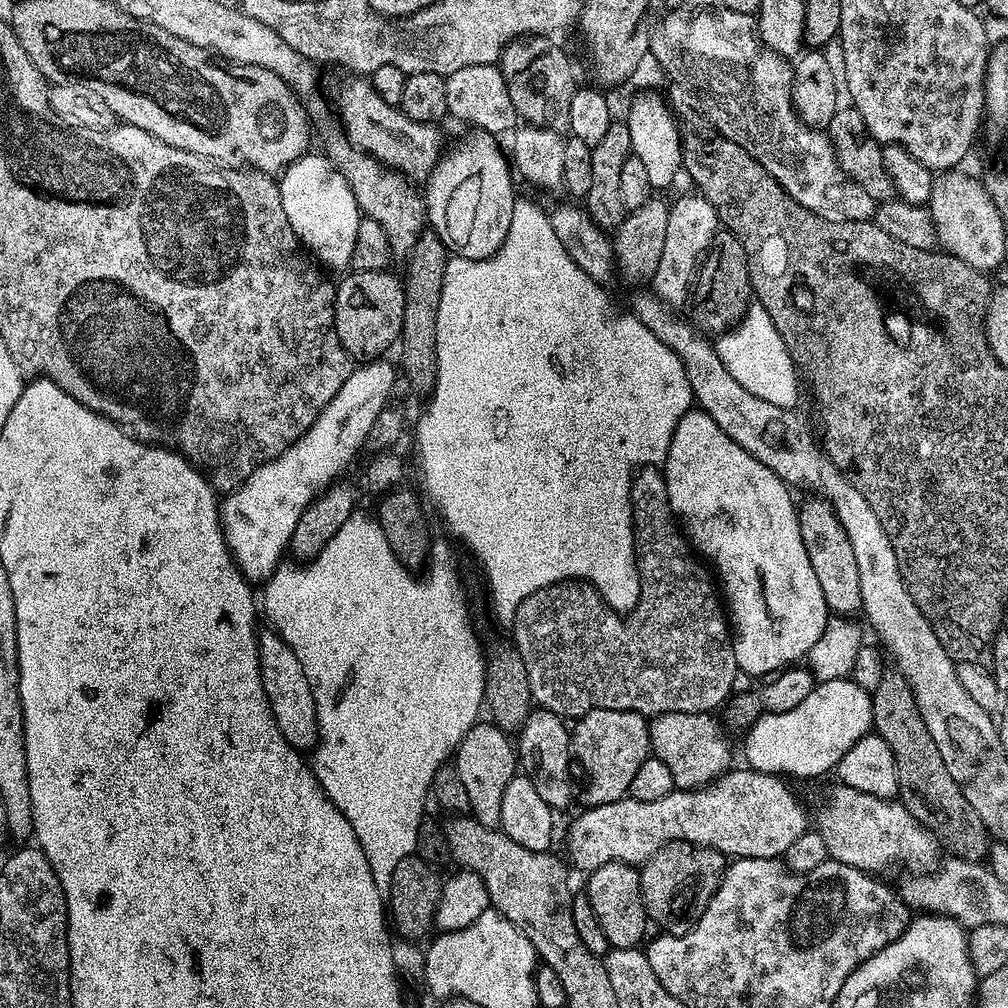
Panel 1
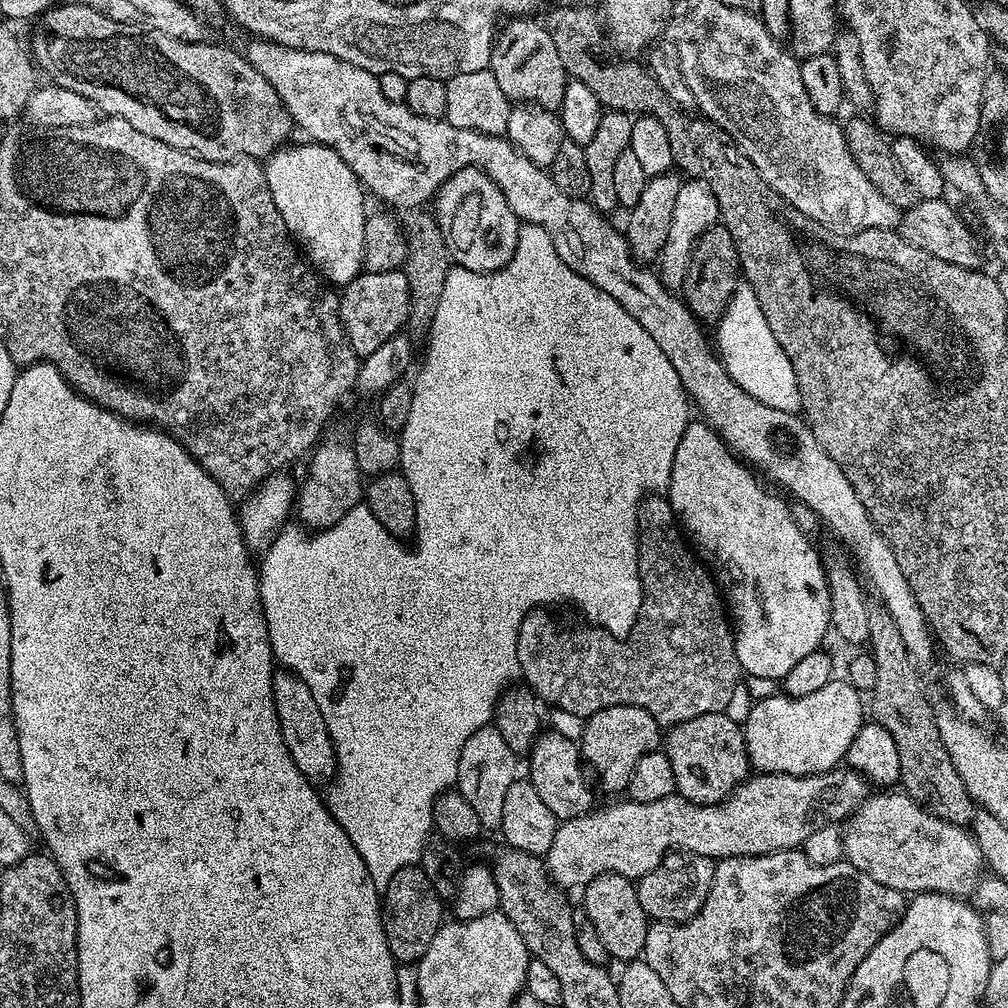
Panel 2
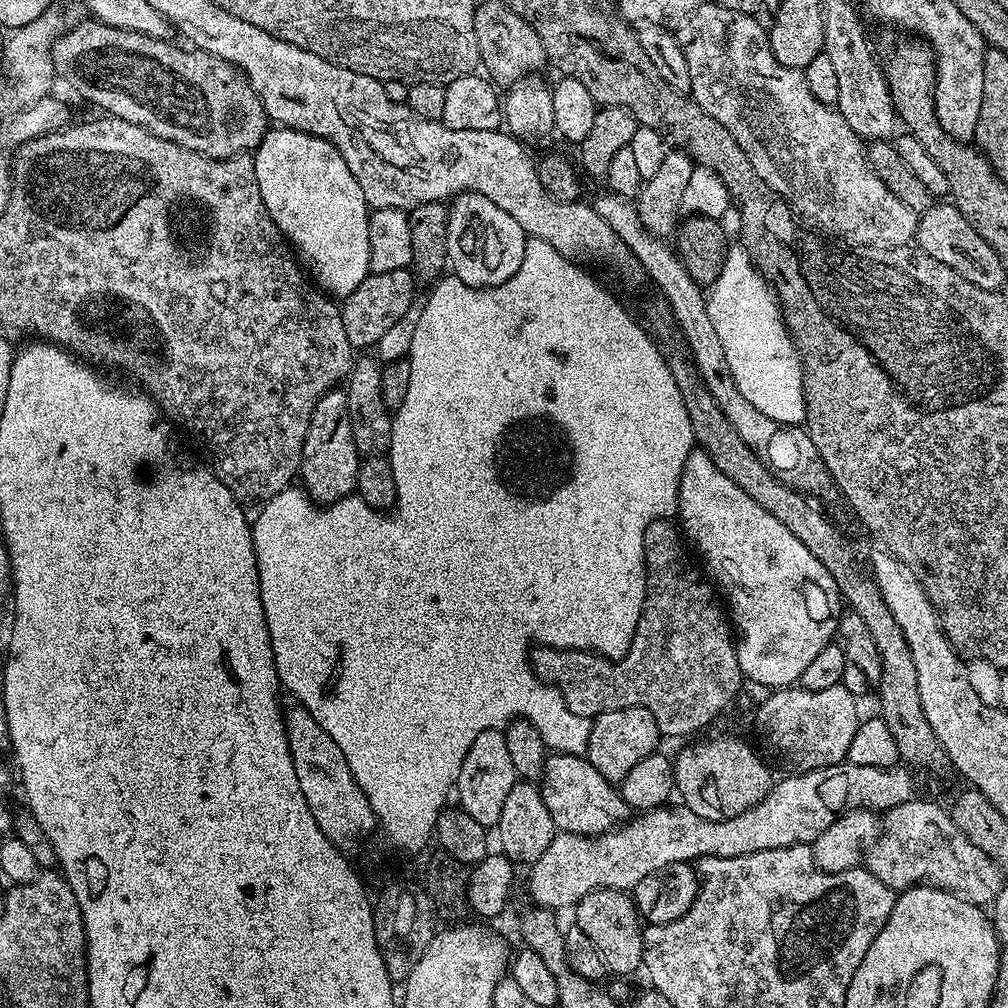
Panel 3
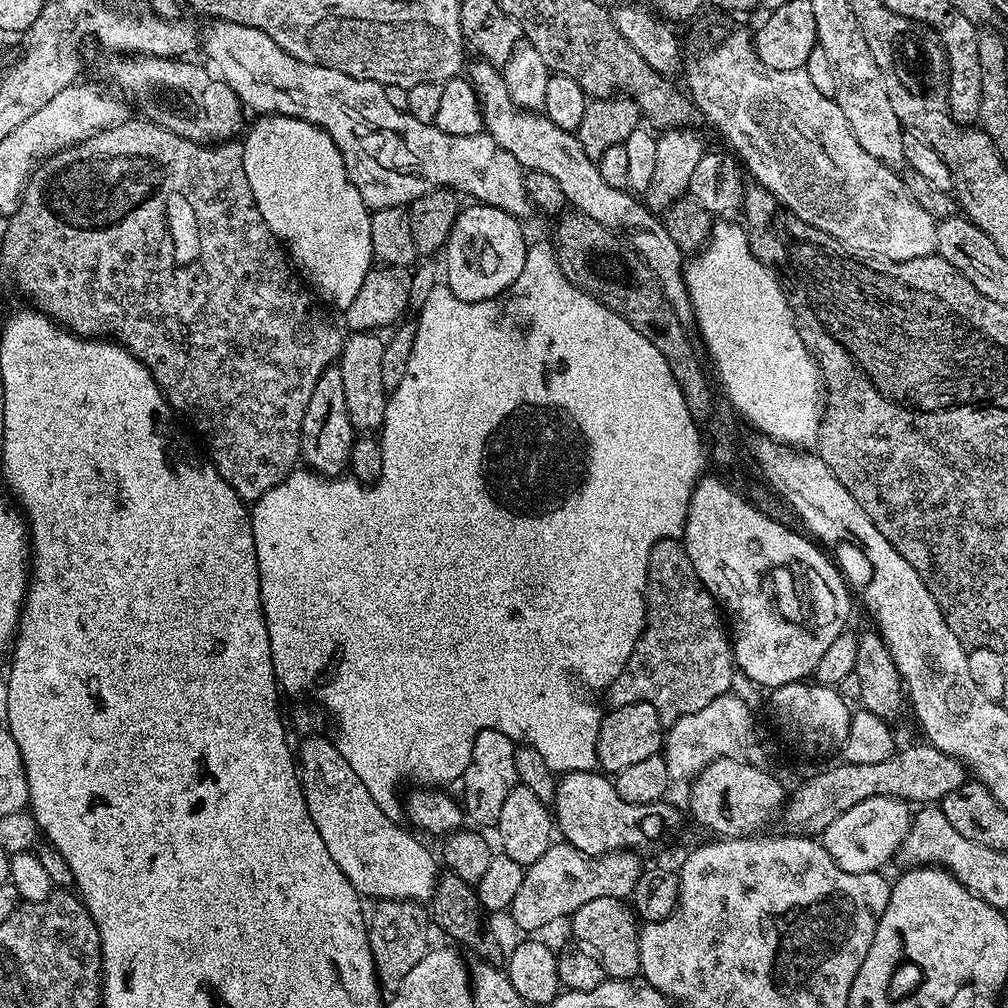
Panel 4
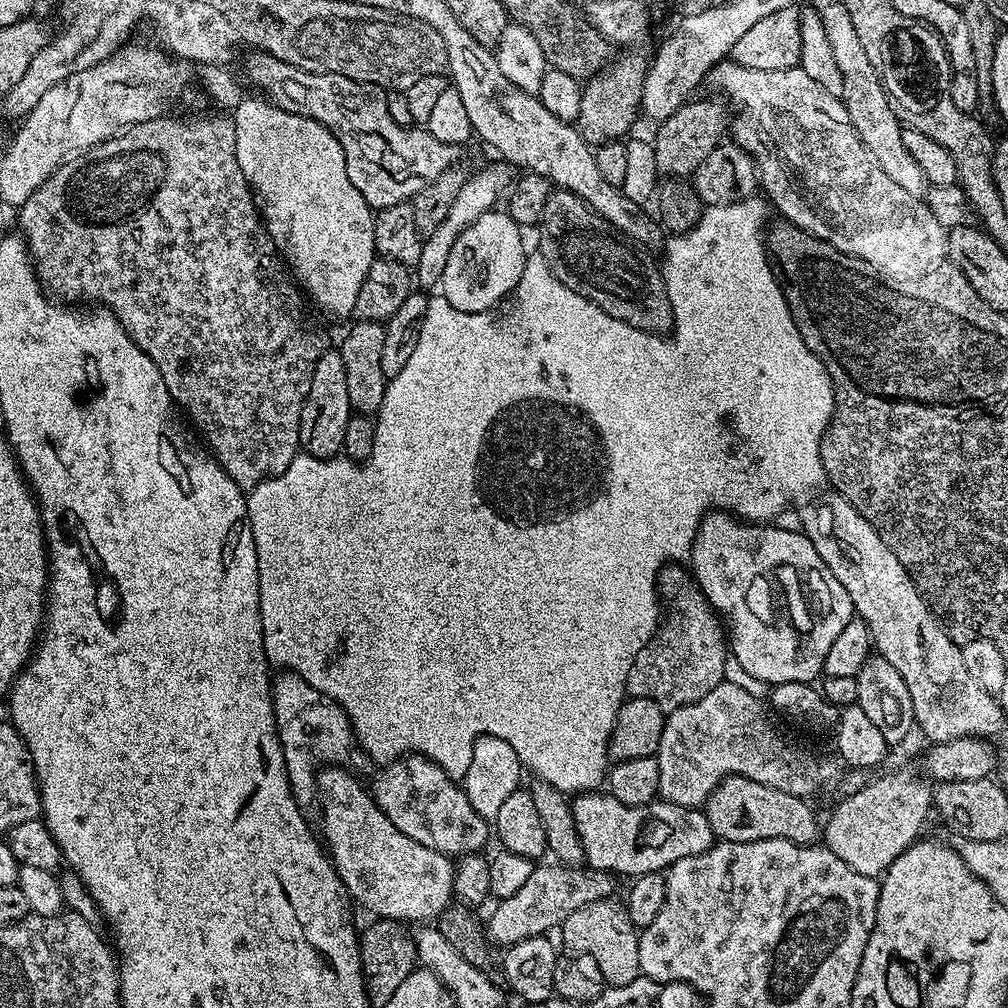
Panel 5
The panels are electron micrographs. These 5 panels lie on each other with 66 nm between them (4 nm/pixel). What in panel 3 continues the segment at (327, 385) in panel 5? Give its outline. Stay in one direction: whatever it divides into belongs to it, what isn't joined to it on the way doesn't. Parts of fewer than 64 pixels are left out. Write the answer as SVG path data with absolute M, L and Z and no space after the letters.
M340 386L331 388L325 396L318 398L318 406L314 406L314 414L310 414L306 442L302 442L299 483L311 500L333 504L334 501L356 492L361 459L360 451L356 449L354 442L346 391Z

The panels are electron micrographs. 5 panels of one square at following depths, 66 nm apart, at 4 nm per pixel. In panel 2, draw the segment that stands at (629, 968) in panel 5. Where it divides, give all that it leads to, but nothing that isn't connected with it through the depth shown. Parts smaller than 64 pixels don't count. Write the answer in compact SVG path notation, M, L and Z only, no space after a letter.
M607 872L596 876L589 884L583 885L583 892L584 913L594 926L594 930L598 930L598 935L602 938L609 957L613 961L620 960L619 962L637 959L644 951L650 921L638 902L635 883L622 874Z

